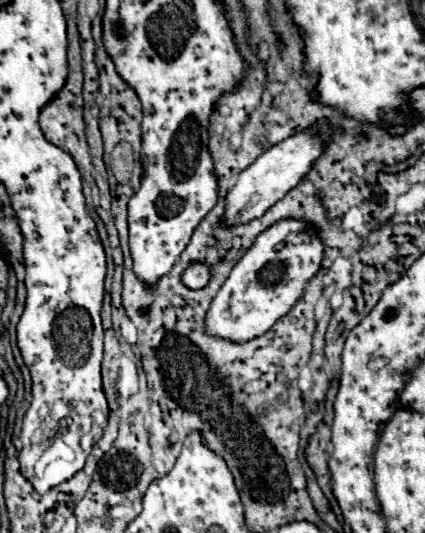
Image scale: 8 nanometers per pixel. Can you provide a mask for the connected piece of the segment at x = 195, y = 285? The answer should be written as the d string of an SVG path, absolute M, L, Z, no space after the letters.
M191 265L185 273L183 273L183 283L189 289L201 289L209 283L209 269L205 265Z

